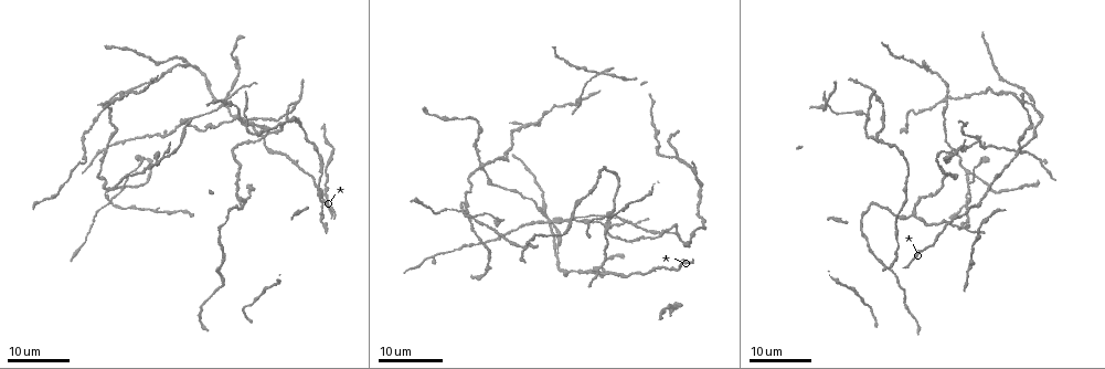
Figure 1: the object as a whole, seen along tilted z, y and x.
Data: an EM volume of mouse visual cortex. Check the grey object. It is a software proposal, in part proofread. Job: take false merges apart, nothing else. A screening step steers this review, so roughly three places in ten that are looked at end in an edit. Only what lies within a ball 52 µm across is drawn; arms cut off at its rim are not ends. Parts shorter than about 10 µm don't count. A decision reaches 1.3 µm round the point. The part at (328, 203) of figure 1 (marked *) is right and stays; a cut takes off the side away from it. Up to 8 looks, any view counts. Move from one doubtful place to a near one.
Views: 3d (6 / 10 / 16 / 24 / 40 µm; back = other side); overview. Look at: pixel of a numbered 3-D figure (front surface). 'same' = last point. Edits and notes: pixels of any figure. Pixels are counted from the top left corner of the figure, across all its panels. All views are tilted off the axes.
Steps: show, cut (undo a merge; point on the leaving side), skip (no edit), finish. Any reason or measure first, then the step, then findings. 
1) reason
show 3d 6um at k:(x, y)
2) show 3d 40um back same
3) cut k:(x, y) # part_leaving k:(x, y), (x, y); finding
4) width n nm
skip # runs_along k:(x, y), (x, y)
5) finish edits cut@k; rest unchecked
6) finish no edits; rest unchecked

a narrow waist
show 3d 24um at 1:(675, 229)

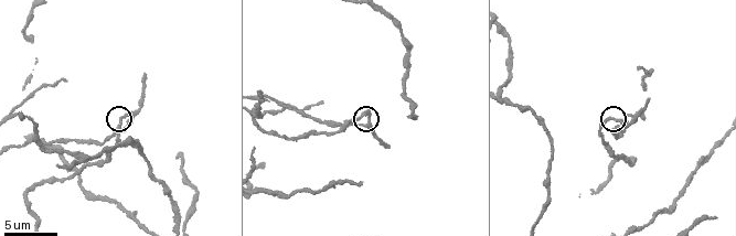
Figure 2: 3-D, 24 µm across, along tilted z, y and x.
closer look
show 3d 6um at 2:(123, 117)

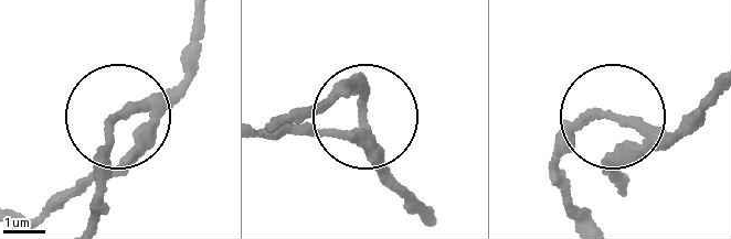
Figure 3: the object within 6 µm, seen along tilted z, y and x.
width 210 nm
skip # continuous, no second neuron

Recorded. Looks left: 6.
a fork
show 3d 16um at 1:(239, 199)

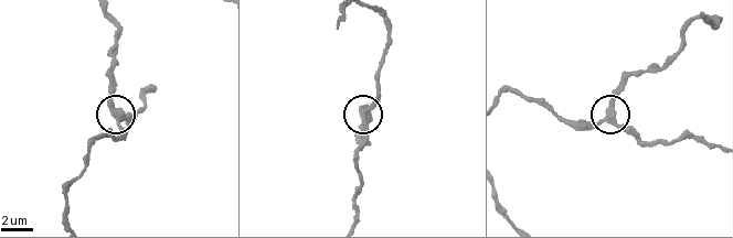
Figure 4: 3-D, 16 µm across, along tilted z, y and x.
show 3d 6um at 4:(610, 119)

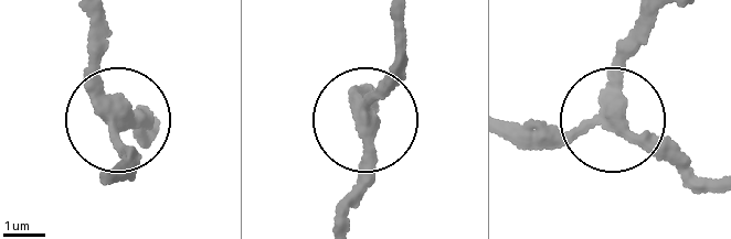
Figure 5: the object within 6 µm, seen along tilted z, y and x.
arms 3
skip # continuous, no second neuron

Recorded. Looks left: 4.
calibre changes
show 3d 16um at 1:(575, 207)

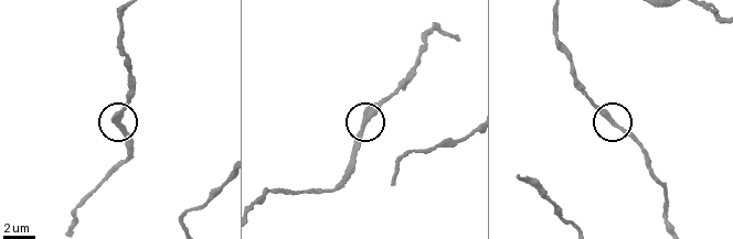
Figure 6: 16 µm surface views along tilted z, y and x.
show 3d 6um at 6:(366, 125)

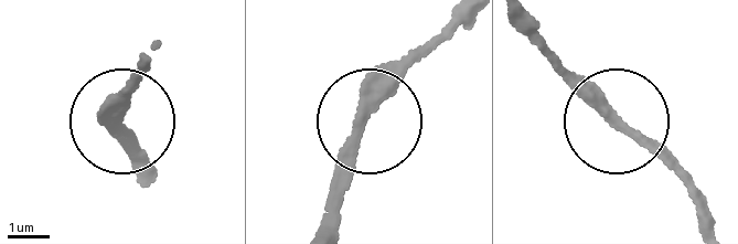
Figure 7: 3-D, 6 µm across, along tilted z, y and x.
show 3d 6um back at 7:(363, 119)

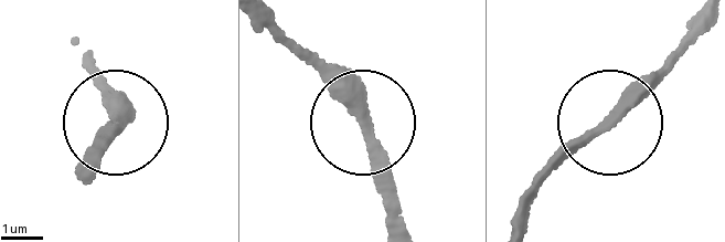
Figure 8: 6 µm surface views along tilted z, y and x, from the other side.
skip # runs_along 8:(712, 22), (680, 45), (638, 107), (592, 136), (512, 217); all the same neuron

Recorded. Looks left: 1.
finish no edits; rest unchecked

